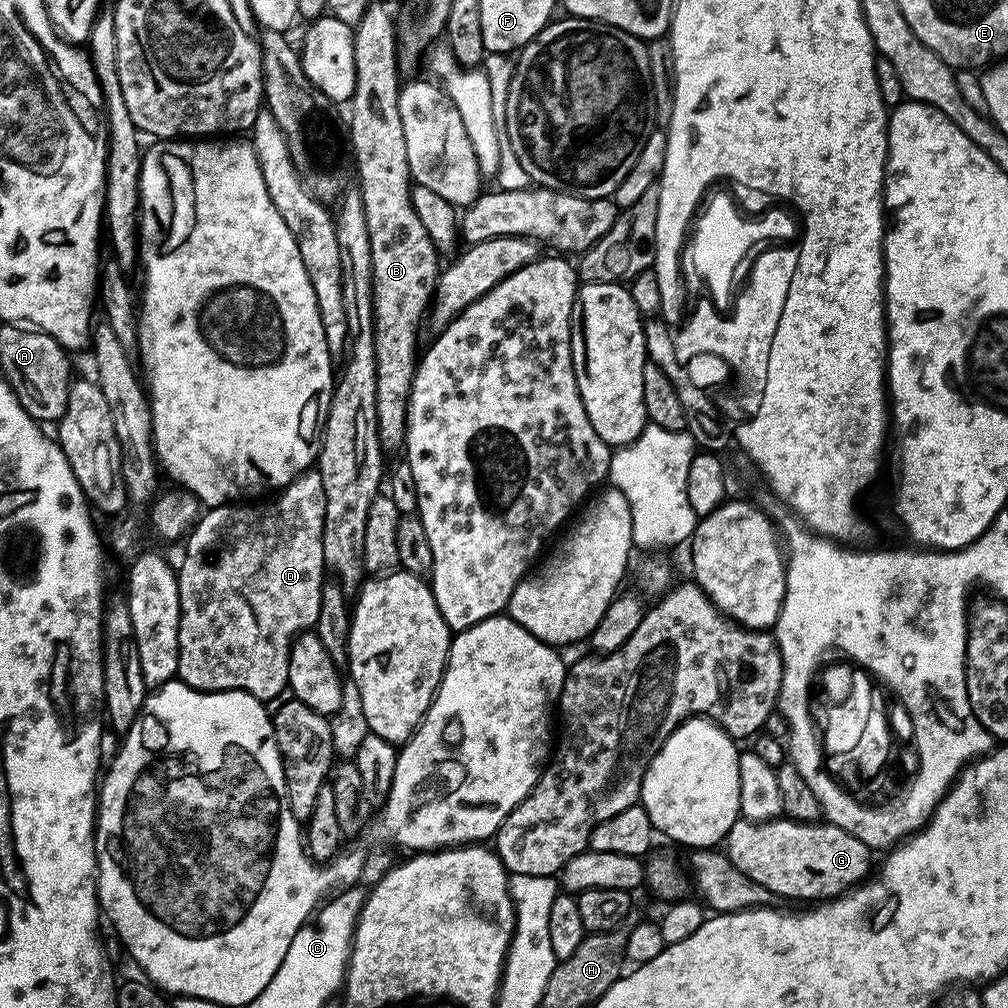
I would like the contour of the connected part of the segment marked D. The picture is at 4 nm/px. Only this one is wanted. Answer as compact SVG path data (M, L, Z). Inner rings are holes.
M307 470L279 489L265 504L260 502L233 502L209 507L187 533L188 545L184 548L184 561L178 564L178 594L180 595L180 625L178 626L178 670L176 676L182 683L204 692L244 691L263 702L270 702L280 691L288 688L288 649L301 632L315 625L319 612L320 589L326 583L324 566L324 529L328 515L326 490L322 490L322 474Z

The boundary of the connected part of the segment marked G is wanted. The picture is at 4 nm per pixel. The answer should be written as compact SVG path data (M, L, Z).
M787 818L767 823L736 820L722 841L722 851L746 878L754 878L758 886L766 886L773 897L808 900L804 902L823 902L855 888L869 875L874 857L858 838L838 826L827 822L801 824Z

